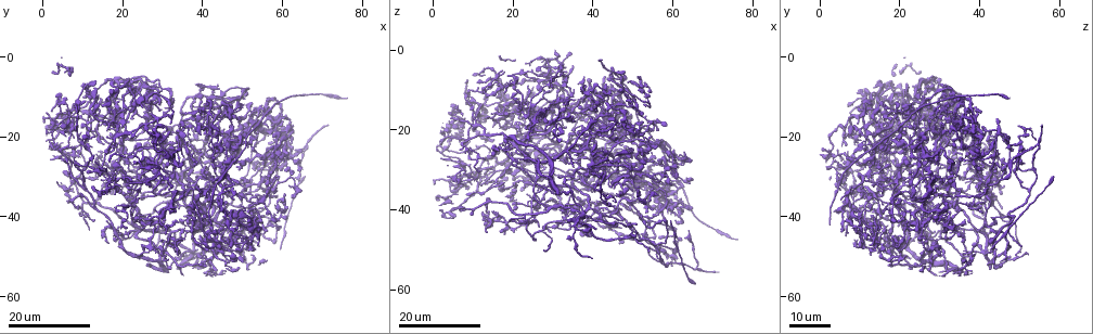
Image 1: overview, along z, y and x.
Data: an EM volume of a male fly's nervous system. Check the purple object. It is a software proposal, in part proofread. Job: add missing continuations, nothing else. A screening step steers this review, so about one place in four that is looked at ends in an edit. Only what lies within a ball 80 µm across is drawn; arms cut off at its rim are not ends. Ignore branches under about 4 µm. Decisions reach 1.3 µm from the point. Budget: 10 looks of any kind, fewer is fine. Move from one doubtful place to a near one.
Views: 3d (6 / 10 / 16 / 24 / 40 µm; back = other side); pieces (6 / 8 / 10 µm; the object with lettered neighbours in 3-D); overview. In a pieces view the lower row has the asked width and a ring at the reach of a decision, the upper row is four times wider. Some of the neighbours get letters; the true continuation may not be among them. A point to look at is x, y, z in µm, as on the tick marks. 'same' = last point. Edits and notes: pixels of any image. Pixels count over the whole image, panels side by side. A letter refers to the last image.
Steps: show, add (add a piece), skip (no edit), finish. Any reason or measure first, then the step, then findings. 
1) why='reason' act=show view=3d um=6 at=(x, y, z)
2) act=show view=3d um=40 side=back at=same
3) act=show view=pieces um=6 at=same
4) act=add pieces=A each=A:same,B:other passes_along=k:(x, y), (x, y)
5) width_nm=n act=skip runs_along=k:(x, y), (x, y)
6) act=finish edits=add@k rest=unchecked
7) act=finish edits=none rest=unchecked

why='branch stops here' act=show view=3d um=16 at=(53.0, 39.0, 40.5)

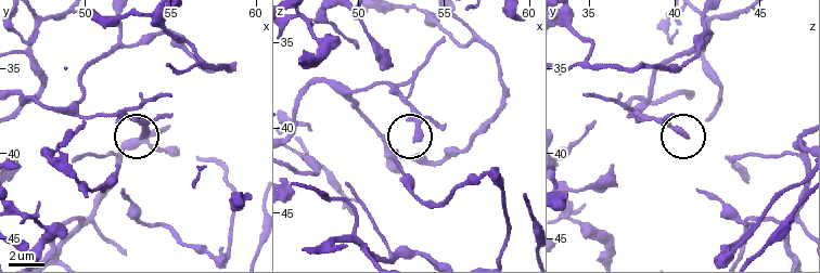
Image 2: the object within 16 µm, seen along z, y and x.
act=show view=pieces um=10 at=(53.5, 38.8, 40.7)

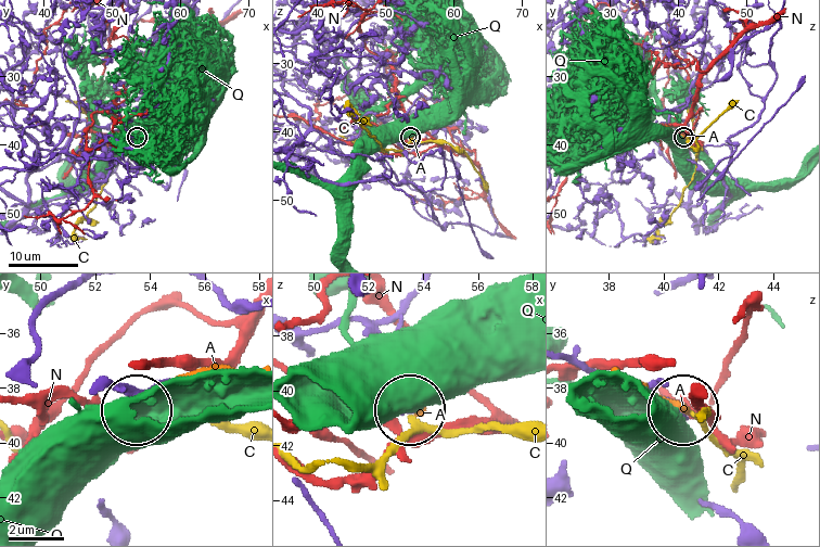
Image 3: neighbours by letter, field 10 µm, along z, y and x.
act=skip each=A:other,C:other,N:other,Q:other found='none of them fits'

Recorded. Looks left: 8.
why='an open end' act=show view=3d um=24 at=(35.0, 43.0, 18.0)

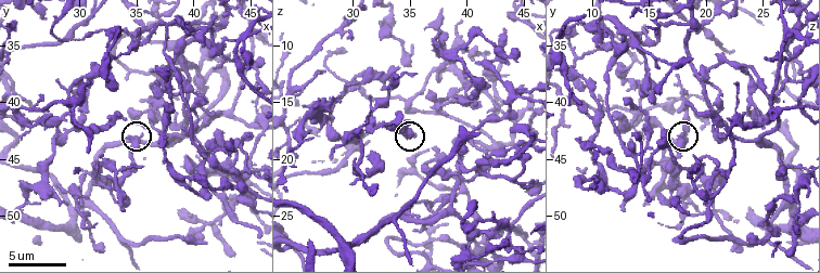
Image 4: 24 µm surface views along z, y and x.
act=show view=pieces um=6 at=(35.4, 43.0, 18.0)

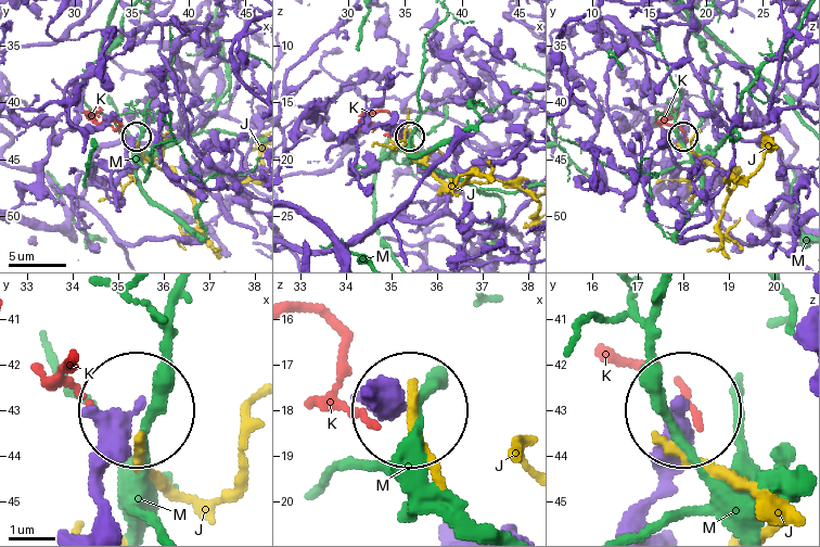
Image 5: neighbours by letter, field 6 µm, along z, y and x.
width_nm=250 act=skip each=J:other,K:other,M:other found='no lettered piece goes on from it'

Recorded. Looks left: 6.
why='branch stops here' act=show view=pieces um=8 at=(35.4, 39.8, 26.4)

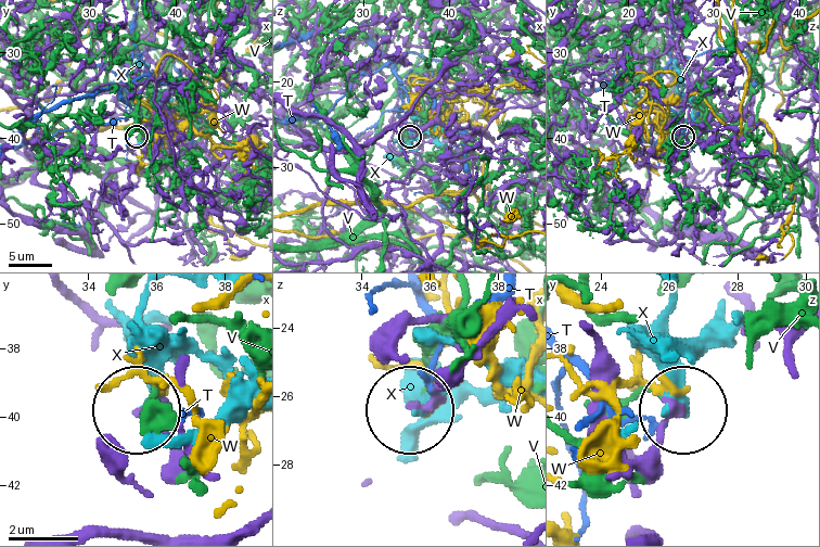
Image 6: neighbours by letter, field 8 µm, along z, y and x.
act=skip each=T:other,V:other,W:other,X:other found='none of them fits'

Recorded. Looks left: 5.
why='stops while still wide' act=show view=3d um=16 at=(50.0, 26.0, 21.5)

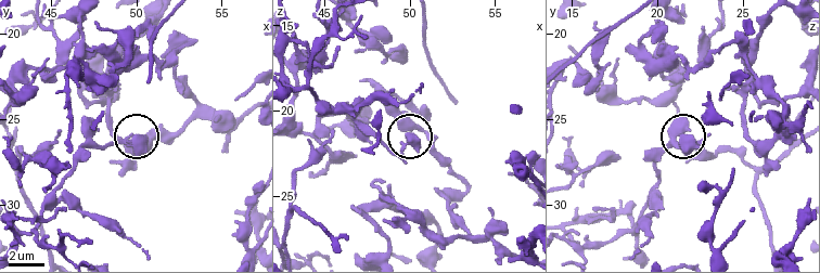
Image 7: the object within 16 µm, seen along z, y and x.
act=show view=pieces um=6 at=(50.4, 26.1, 22.1)

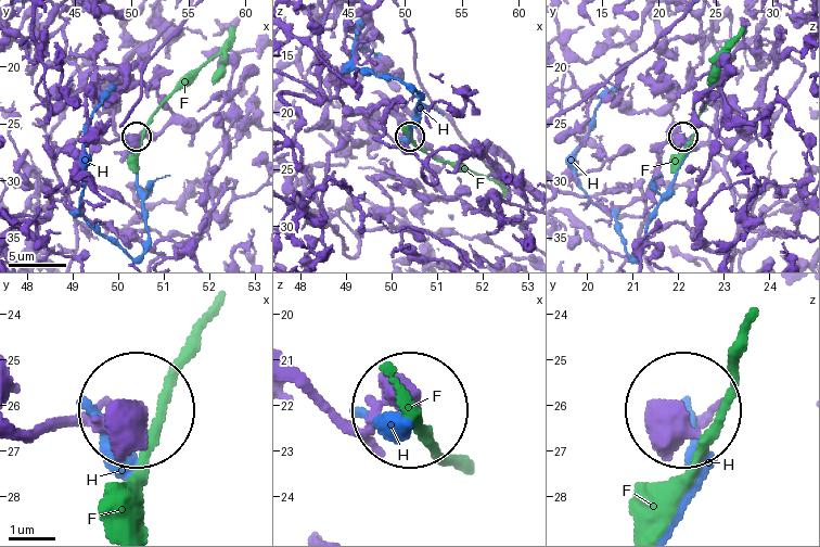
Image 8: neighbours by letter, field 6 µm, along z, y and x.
act=skip each=F:other,H:other runs_along=8:(21, 428), (91, 428), (133, 408) found='no lettered piece goes on from it'

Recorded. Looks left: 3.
why='free end' act=show view=3d um=16 at=(63.5, 30.5, 45.0)

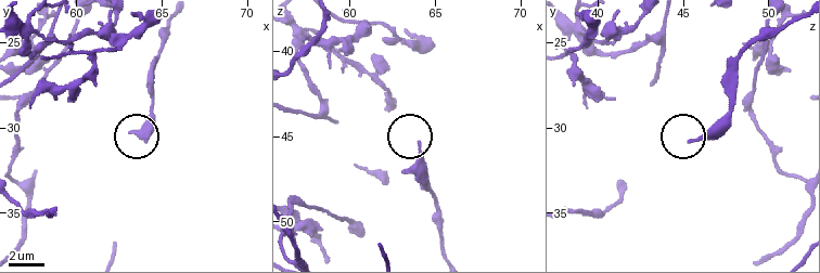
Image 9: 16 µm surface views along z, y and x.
act=show view=pieces um=8 at=(64.0, 30.8, 45.5)

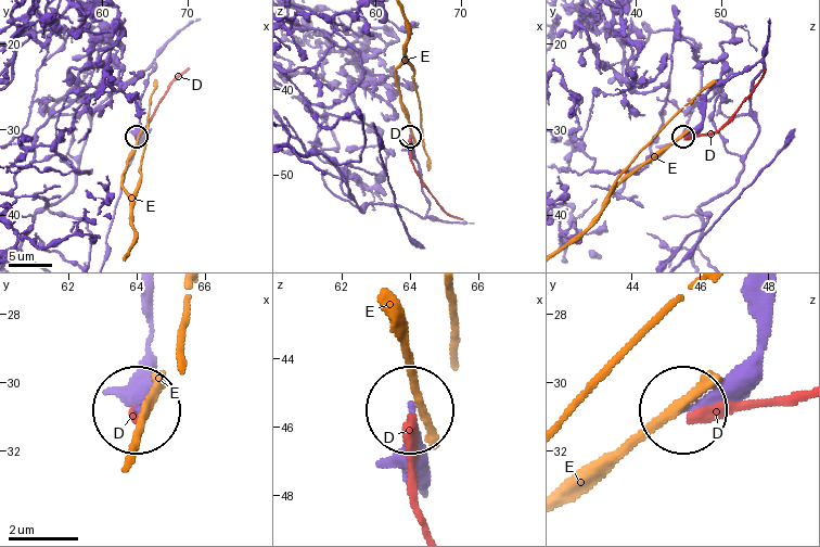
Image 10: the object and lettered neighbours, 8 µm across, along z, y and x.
act=skip each=D:other,E:other runs_along=10:(751, 88), (761, 63), (719, 81), (683, 136) found='no lettered piece goes on from it'

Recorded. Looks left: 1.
act=finish edits=none rest=unchecked

